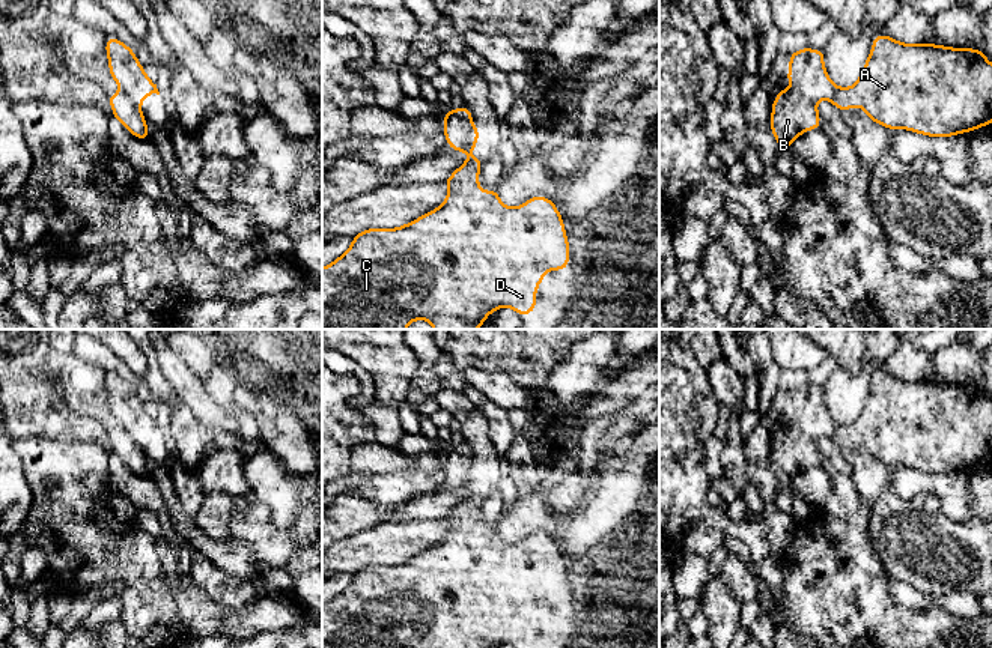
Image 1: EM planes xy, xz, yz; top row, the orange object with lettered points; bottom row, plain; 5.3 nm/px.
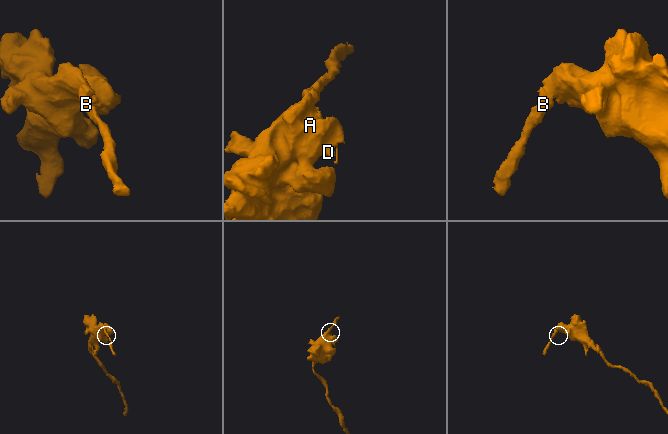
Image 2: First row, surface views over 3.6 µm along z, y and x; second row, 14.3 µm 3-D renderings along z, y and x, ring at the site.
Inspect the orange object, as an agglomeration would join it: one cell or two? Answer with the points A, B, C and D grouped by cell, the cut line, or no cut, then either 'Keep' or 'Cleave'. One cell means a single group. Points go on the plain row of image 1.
Groups: A C D / B. Split along xz (473, 462), (461, 486). Cleave

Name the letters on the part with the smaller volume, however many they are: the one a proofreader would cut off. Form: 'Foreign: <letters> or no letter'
Foreign: B

